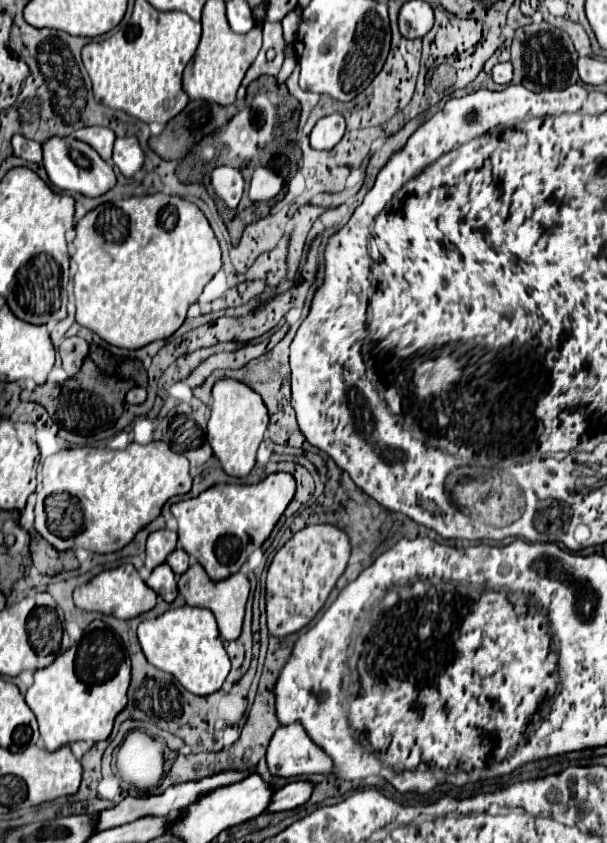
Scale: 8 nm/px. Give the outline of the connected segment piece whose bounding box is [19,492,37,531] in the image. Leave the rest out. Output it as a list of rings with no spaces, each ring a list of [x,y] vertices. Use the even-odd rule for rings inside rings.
[[[36,492],[32,493],[27,500],[28,506],[26,506],[25,509],[21,512],[19,524],[26,531],[32,529],[34,525],[35,515],[33,508],[34,508],[34,502],[36,501],[35,500],[36,497],[37,497]]]

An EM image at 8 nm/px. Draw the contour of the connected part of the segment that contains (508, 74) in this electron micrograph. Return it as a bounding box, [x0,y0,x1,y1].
[492,62,512,84]

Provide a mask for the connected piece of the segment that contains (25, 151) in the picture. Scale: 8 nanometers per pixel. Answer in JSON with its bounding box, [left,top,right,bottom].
[12,134,42,164]

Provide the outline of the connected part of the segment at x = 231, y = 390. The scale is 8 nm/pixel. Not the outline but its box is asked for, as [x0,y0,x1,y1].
[206,380,268,478]

